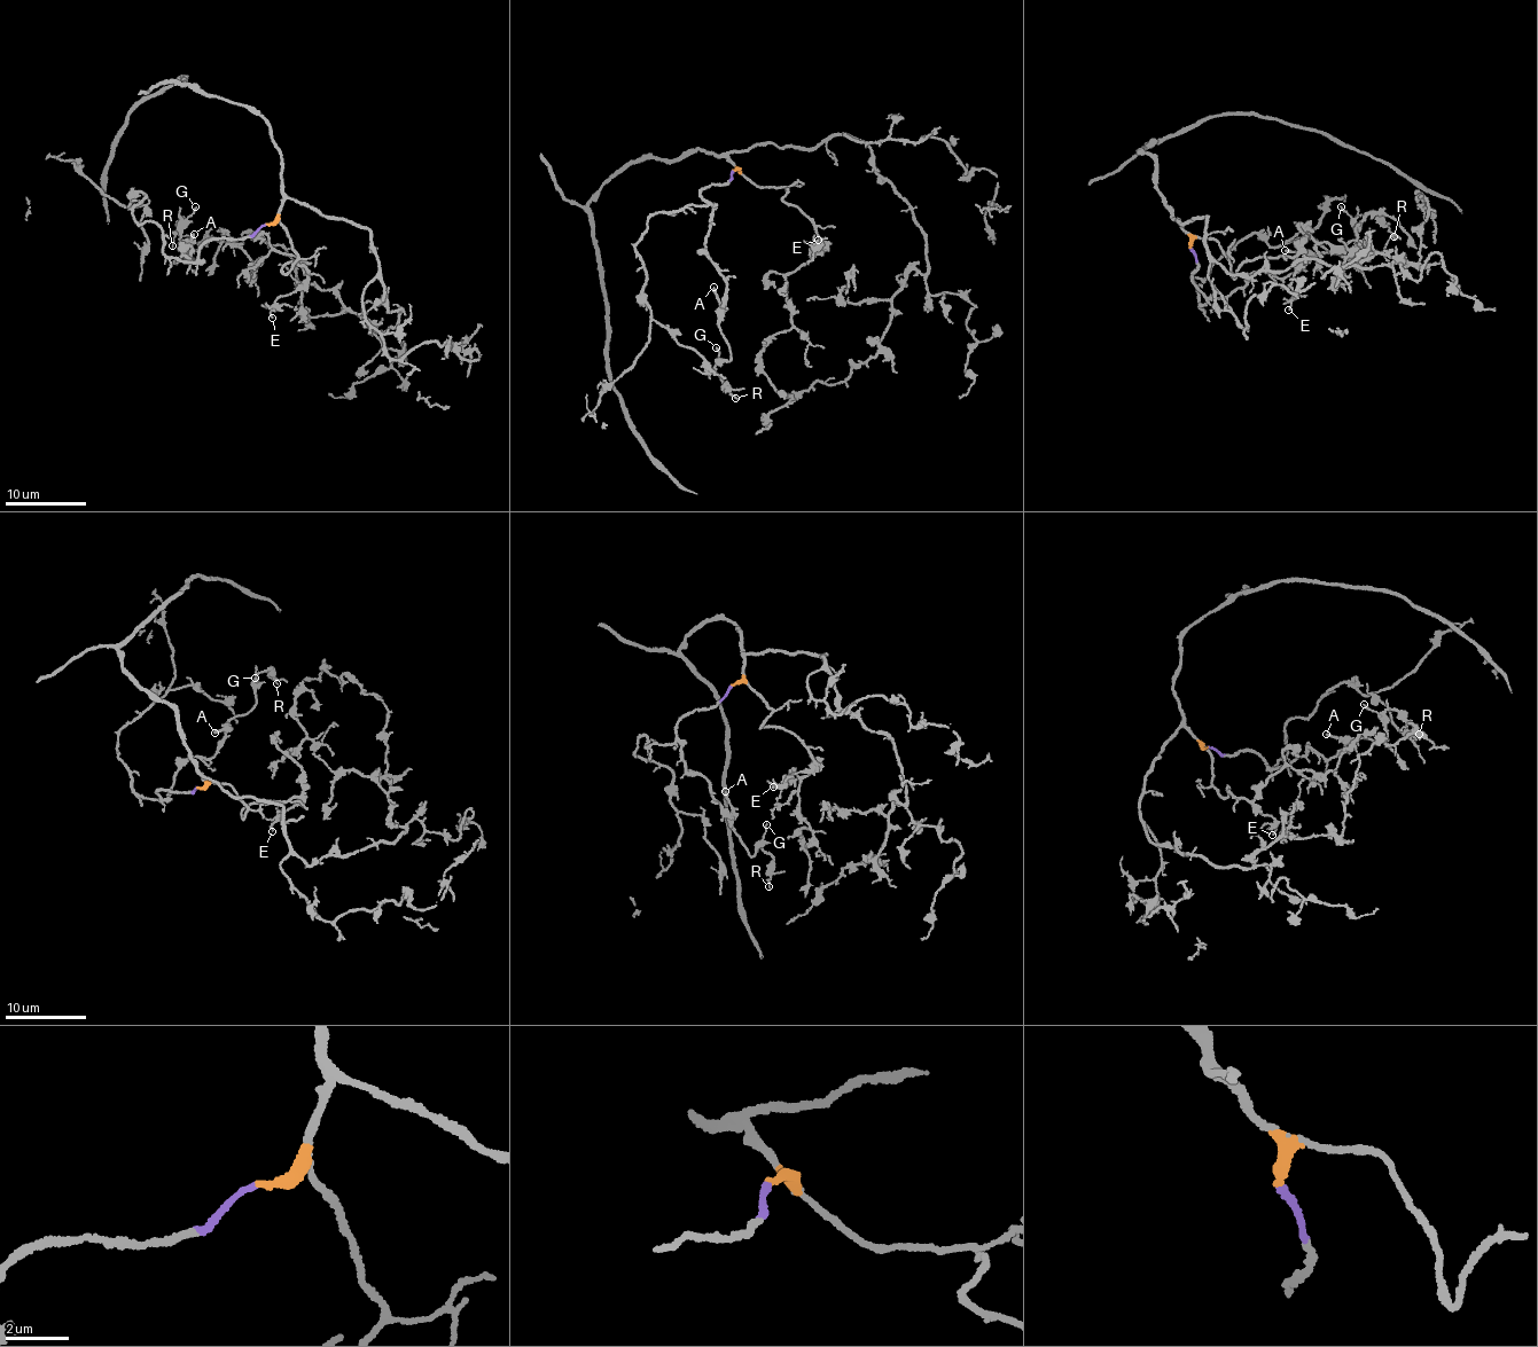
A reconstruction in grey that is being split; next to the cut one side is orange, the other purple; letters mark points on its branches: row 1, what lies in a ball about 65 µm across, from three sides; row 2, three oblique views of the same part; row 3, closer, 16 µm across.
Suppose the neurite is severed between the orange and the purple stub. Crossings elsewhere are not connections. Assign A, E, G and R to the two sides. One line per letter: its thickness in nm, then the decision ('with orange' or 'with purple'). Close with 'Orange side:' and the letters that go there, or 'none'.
A: 220 nm thick; with purple
E: 110 nm thick; with orange
G: 140 nm thick; with purple
R: 130 nm thick; with purple
Orange side: E

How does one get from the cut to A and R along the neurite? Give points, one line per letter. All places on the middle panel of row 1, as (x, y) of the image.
A: (732, 171), (726, 182), (702, 188), (712, 220), (704, 243), (725, 281), (720, 306), (712, 287)
R: (732, 171), (701, 190), (712, 220), (704, 243), (725, 281), (731, 360), (716, 369), (736, 399)

